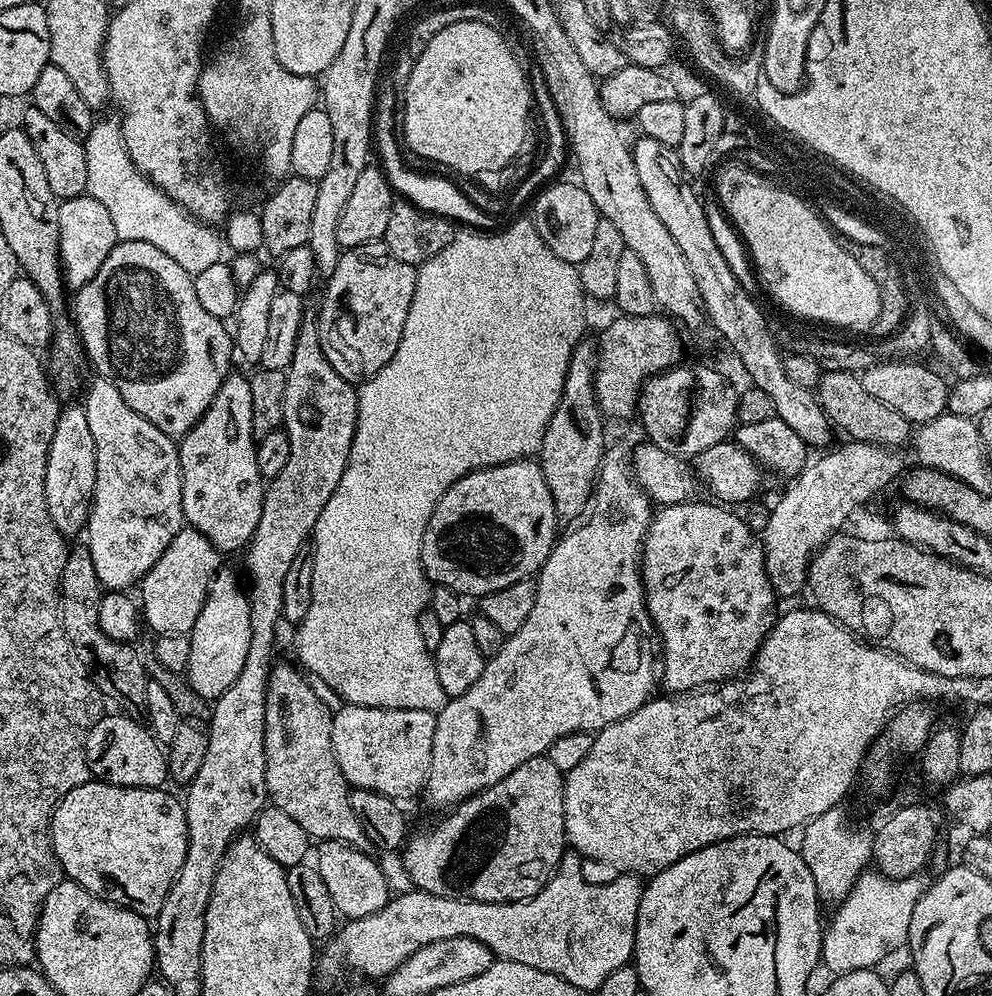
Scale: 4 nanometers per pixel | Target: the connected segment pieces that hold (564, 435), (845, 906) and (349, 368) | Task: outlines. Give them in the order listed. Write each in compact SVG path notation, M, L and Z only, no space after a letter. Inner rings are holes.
M588 338L581 339L580 345L572 351L566 382L562 386L562 398L558 398L558 406L550 418L550 426L546 426L538 453L540 469L546 478L546 486L550 486L550 498L554 498L556 515L561 521L572 522L583 516L596 487L600 464L604 461L606 420L596 401L595 373L596 344Z
M865 870L823 929L823 967L828 967L832 974L876 968L887 952L903 949L908 943L910 914L914 914L914 906L925 887L925 881L920 878L891 880L879 870Z
M383 242L341 251L334 274L327 277L320 316L315 317L322 354L342 378L363 382L378 374L402 338L410 302L414 302L416 268L390 254Z

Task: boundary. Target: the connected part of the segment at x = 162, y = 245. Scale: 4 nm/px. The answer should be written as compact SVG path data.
M93 123L90 134L83 137L82 143L86 154L87 195L98 198L98 202L106 206L114 221L117 241L150 242L150 246L158 246L162 254L174 258L182 270L193 274L207 270L222 259L221 233L175 204L153 180L147 180L135 168L124 145L119 123Z

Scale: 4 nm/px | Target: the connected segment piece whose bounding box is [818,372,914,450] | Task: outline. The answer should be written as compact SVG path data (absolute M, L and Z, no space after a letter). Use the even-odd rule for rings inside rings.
M824 372L818 385L818 399L828 419L839 431L841 428L848 435L845 437L852 440L883 444L885 448L896 450L907 445L913 435L914 425L902 418L898 410L890 410L886 402L878 402L878 398L873 398L855 372Z

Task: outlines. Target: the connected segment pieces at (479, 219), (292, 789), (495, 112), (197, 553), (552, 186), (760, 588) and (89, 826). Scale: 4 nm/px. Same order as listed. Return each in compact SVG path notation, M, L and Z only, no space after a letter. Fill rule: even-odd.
M382 74L376 80L376 105L373 108L373 143L377 154L380 156L380 166L384 170L387 180L393 191L403 199L411 201L421 210L434 213L436 216L446 217L455 223L462 222L465 227L474 230L490 230L495 227L493 215L486 214L467 198L465 191L456 186L452 181L442 177L434 176L428 172L414 171L404 165L400 142L396 133L394 134L394 110L398 108L398 90L388 74Z
M273 663L268 685L264 688L268 800L271 807L294 818L294 822L298 822L313 841L333 840L346 842L355 848L371 849L370 838L366 838L358 818L354 818L354 810L350 810L350 786L338 766L338 758L334 758L333 709L328 709L327 702L312 689L313 681L293 664Z
M454 22L454 26L446 26L442 34L434 34L426 50L411 61L412 73L404 90L402 86L402 140L406 147L432 160L433 165L445 164L456 172L496 172L506 167L524 144L528 108L530 112L530 80L520 69L512 47L502 32L482 22Z
M187 526L166 546L162 558L144 575L138 585L138 603L142 609L142 620L153 628L156 634L188 634L208 597L208 587L212 585L222 564L222 553L198 530Z
M552 182L531 201L530 207L532 225L538 230L542 242L546 242L560 260L579 266L590 254L594 233L598 231L598 222L602 218L590 194L586 194L579 184Z
M693 498L681 504L663 505L653 515L652 527L648 530L648 538L644 542L642 553L642 575L644 578L644 591L648 601L648 613L652 619L653 629L664 639L662 644L662 684L665 684L667 691L672 694L691 692L703 689L705 686L715 686L726 680L734 680L741 675L756 659L756 652L768 637L768 632L778 619L776 603L778 597L772 588L770 578L766 574L766 562L764 561L764 541L740 516L735 516L733 509L728 506L721 506L719 503L703 504L700 498Z
M98 779L71 788L52 809L50 835L61 873L98 898L121 904L142 917L155 918L162 910L162 902L166 902L166 894L170 894L178 870L182 870L182 858L186 858L188 845L184 805L164 791L163 787L123 788Z

